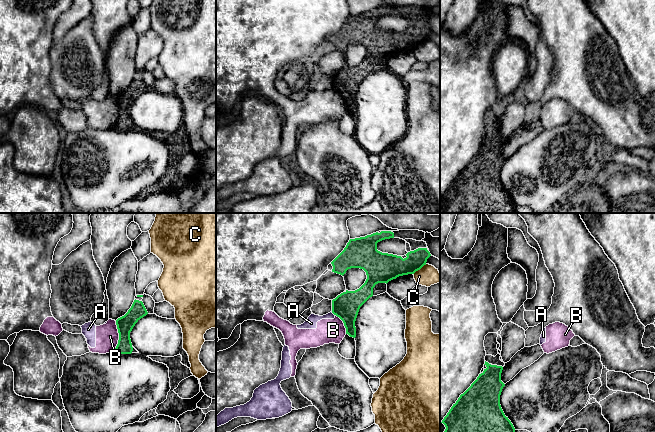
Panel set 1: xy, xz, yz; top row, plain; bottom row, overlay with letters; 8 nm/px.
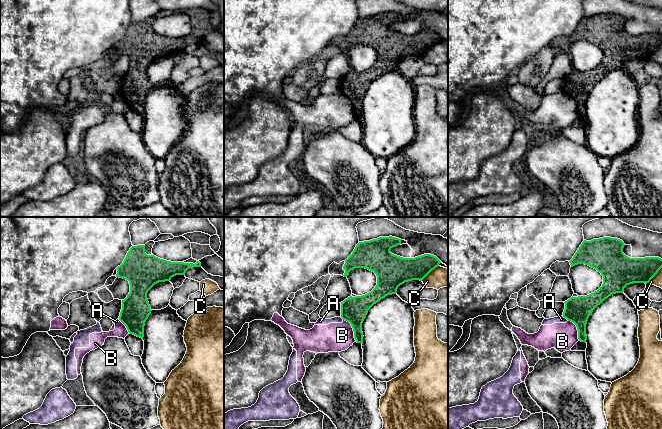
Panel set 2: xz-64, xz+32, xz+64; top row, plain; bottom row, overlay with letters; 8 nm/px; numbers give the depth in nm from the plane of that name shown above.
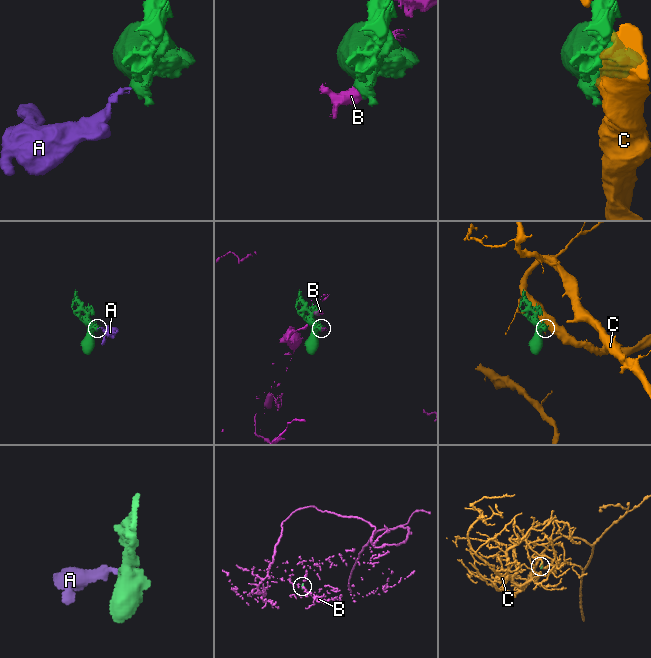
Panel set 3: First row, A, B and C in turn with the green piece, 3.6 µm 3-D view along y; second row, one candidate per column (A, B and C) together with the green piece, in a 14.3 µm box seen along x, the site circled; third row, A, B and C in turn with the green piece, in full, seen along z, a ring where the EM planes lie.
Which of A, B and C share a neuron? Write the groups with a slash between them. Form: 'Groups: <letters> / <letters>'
Groups: A B / C

